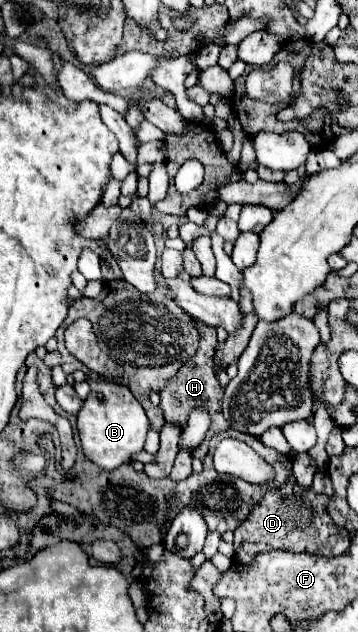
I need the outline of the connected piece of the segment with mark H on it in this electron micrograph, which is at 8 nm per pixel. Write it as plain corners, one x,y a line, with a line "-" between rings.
199,322
199,332
201,332
201,348
197,350
197,354
193,356
193,360
186,362
159,394
160,407
163,410
164,420
167,424
173,424
173,426
177,426
177,428
183,428
183,426
187,424
189,414
191,414
193,410
197,410
197,408
203,408
203,410
209,414
211,426
209,426
209,430
207,430
207,436
205,436
203,444
197,446
197,448
193,448
193,452
191,452
191,454
197,454
197,452
199,452
199,456
203,458
205,448
207,448
207,442
209,442
215,434
229,430
229,422
227,422
227,420
223,418
223,414
221,414
221,400
223,400
225,388
217,382
215,372
213,372
213,356
215,356
215,346
217,346
217,332
215,332
215,328
209,328
209,330
207,330
201,322

